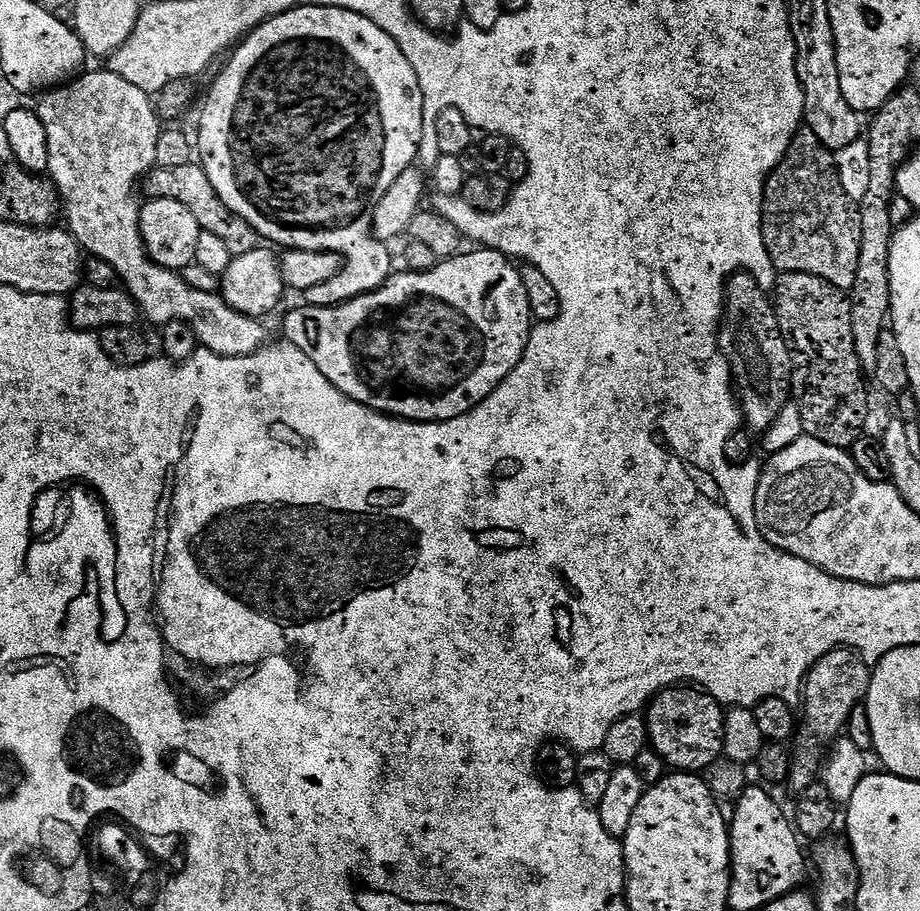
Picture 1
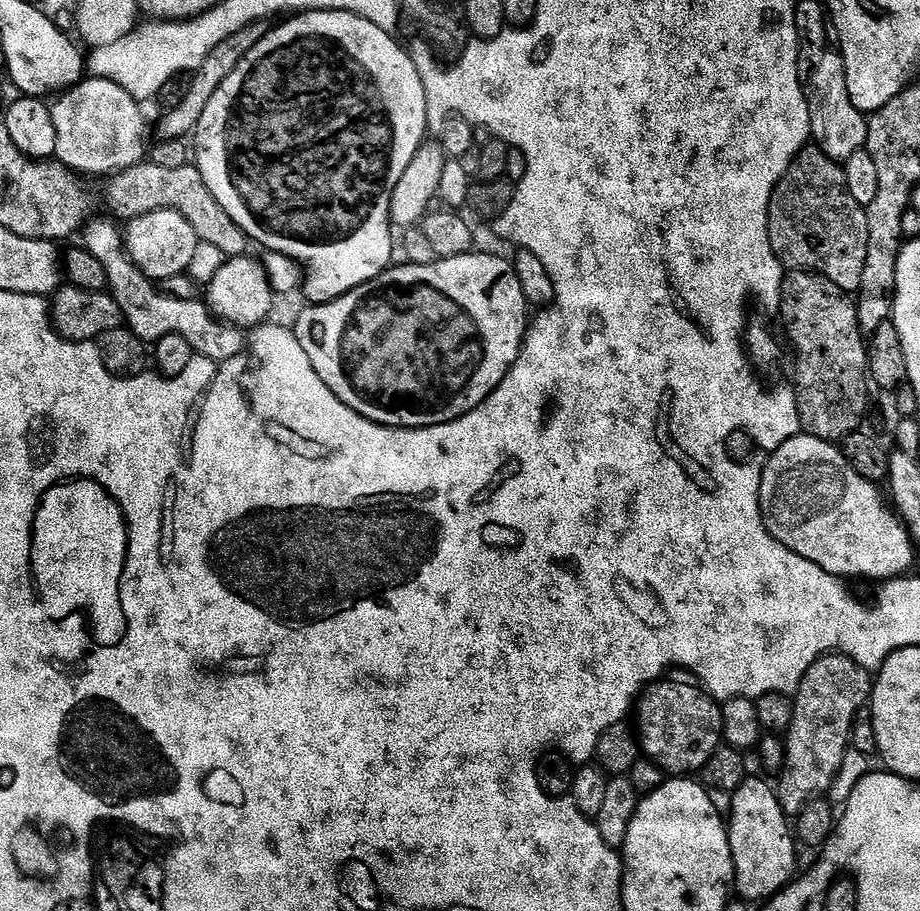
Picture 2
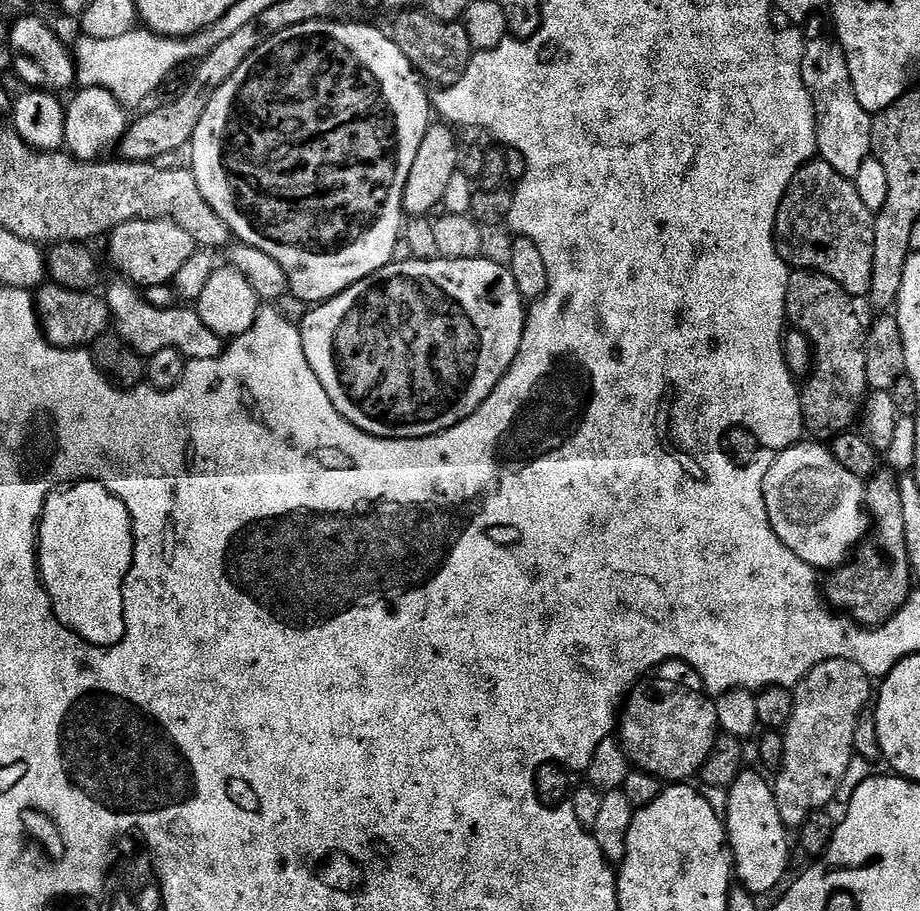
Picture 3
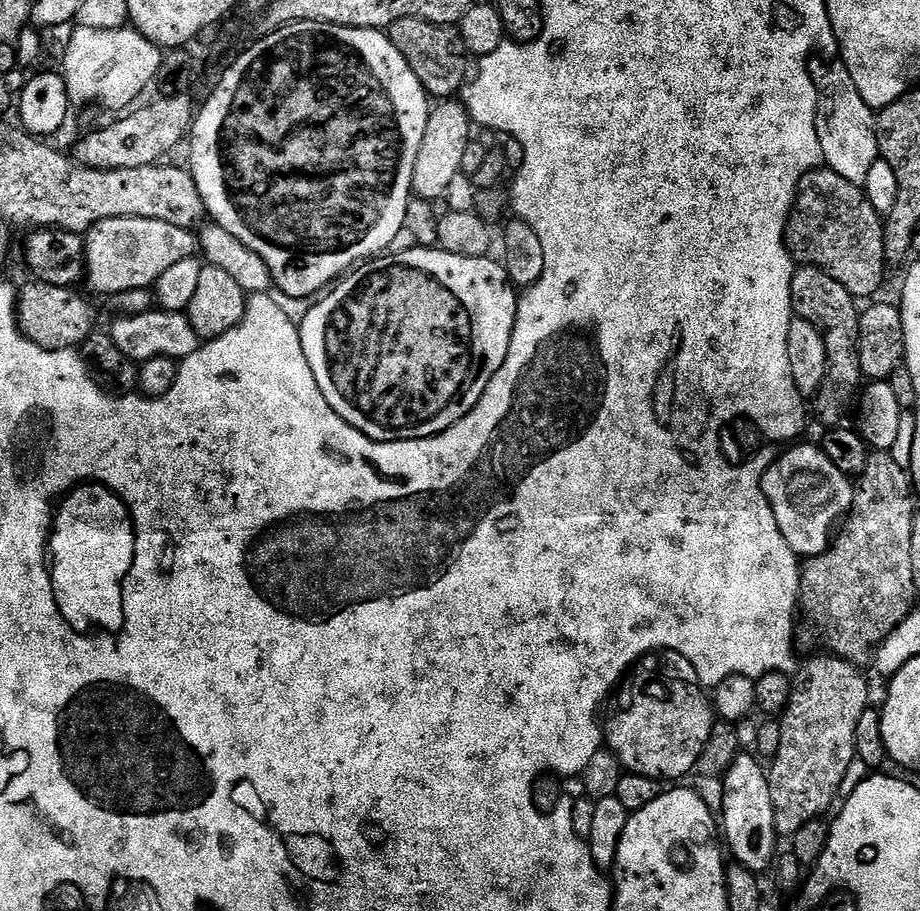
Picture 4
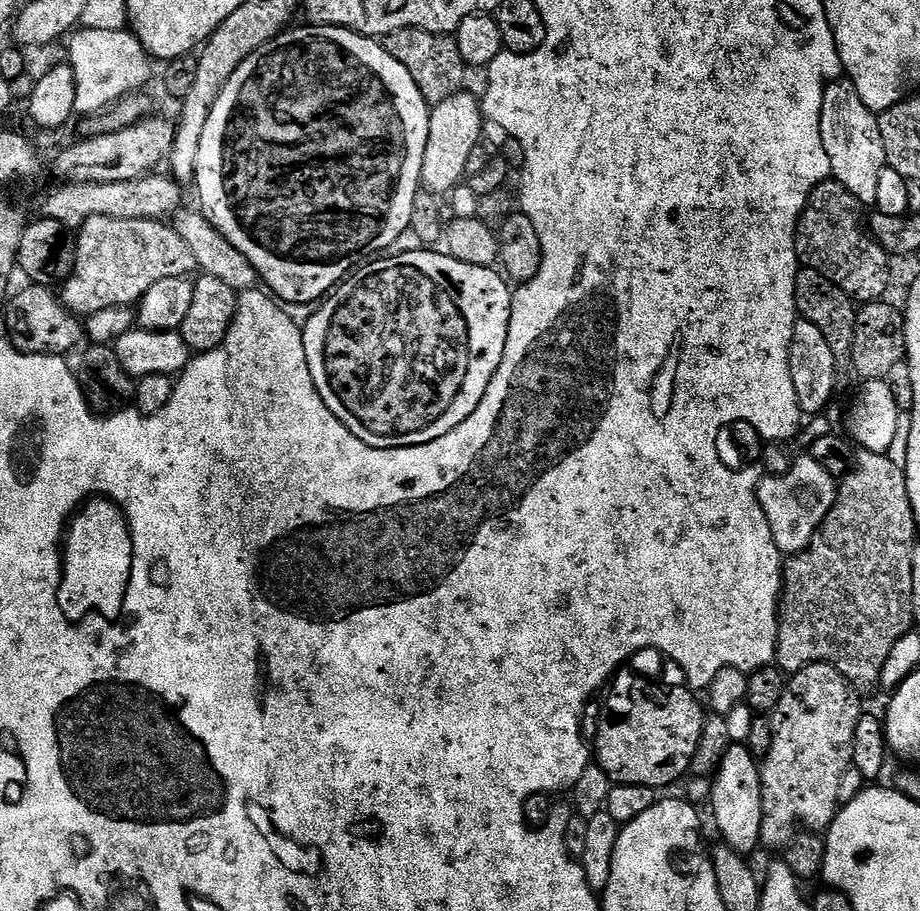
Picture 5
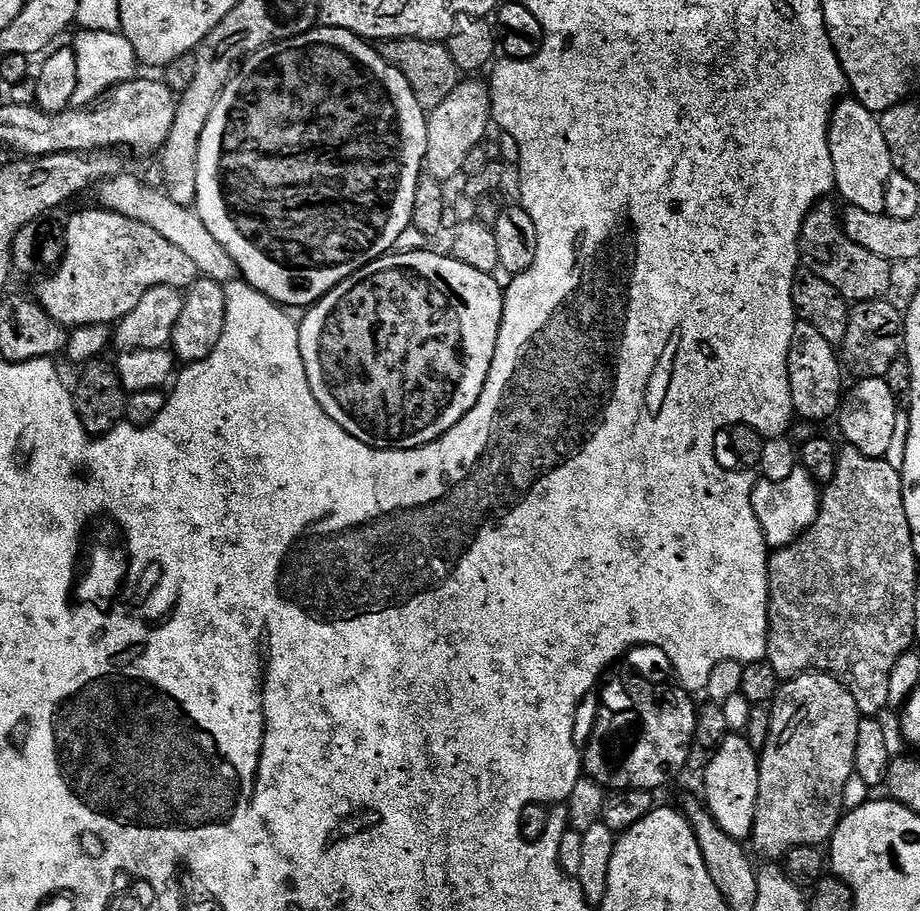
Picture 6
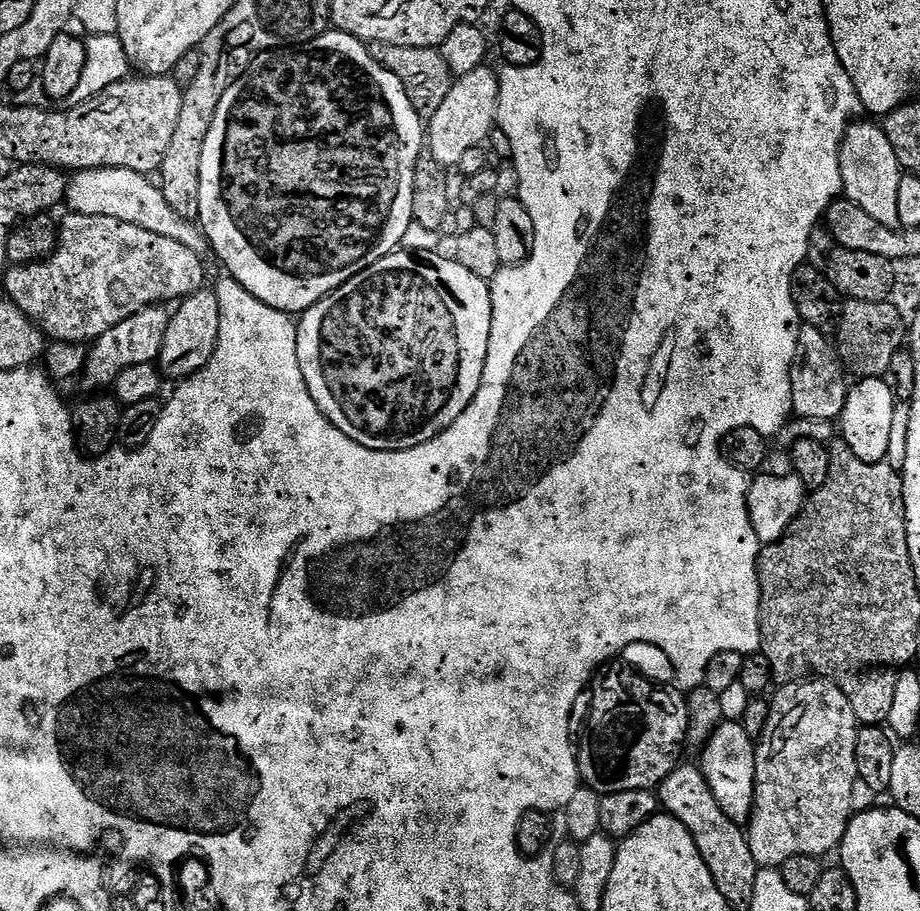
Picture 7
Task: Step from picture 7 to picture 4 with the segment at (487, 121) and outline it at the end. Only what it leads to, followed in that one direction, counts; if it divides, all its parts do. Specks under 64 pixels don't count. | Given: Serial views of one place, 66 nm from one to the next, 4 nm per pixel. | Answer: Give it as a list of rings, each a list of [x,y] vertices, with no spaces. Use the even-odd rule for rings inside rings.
[[[440,102],[437,104],[440,105],[437,108],[435,105],[428,113],[426,134],[418,150],[418,162],[414,162],[412,190],[424,202],[443,201],[447,197],[451,182],[460,175],[462,154],[466,154],[466,146],[473,139],[474,125],[463,103]]]

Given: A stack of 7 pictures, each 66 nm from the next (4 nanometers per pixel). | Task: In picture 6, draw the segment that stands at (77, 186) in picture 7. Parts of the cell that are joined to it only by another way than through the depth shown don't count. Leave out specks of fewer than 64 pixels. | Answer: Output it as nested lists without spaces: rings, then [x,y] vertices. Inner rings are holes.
[[[121,174],[112,180],[105,180],[99,185],[98,192],[100,192],[98,204],[101,209],[117,212],[120,216],[150,226],[150,230],[162,234],[166,242],[178,246],[178,250],[182,250],[182,254],[186,254],[186,258],[194,262],[197,273],[203,279],[213,280],[222,285],[237,279],[238,273],[234,258],[230,258],[230,254],[226,254],[226,248],[219,245],[218,238],[214,238],[210,230],[206,230],[206,222],[202,222],[200,215],[192,208],[170,202],[168,195],[159,187],[151,188],[150,185],[143,184],[136,176]]]

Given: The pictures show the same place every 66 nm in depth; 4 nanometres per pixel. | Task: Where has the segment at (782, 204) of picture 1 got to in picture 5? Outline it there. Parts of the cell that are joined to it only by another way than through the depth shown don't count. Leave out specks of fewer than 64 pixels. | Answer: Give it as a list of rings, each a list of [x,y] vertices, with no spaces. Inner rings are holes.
[[[831,178],[823,180],[810,194],[808,205],[800,216],[796,227],[796,252],[803,267],[818,270],[818,274],[830,278],[830,282],[838,285],[853,302],[880,302],[887,297],[884,295],[892,284],[893,261],[890,259],[890,253],[866,231],[862,216],[860,220],[860,212],[862,205],[856,201],[854,194],[850,194],[850,190],[846,190],[846,186]]]

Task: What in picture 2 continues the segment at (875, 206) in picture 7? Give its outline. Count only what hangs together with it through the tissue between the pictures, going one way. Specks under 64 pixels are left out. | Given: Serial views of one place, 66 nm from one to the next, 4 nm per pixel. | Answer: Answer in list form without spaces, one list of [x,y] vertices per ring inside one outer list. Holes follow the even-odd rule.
[[[823,3],[816,4],[809,10],[808,16],[804,10],[797,11],[796,25],[800,31],[800,53],[798,54],[798,74],[804,85],[804,94],[808,97],[808,109],[810,110],[810,118],[812,119],[812,140],[815,147],[823,150],[831,160],[837,162],[846,162],[858,151],[861,151],[868,143],[868,116],[865,113],[859,112],[854,106],[854,102],[850,102],[850,90],[846,90],[846,66],[842,58],[842,50],[840,49],[840,39],[838,38],[838,30],[832,25],[832,17],[828,15]]]

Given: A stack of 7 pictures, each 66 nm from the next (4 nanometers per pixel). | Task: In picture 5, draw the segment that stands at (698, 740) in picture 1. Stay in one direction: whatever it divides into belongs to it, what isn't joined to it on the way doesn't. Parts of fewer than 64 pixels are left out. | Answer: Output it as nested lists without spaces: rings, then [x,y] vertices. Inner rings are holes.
[[[617,671],[610,681],[612,693],[608,696],[608,709],[600,720],[600,729],[594,740],[594,760],[612,780],[613,784],[633,784],[634,786],[650,786],[663,790],[667,784],[689,775],[694,750],[698,750],[698,738],[702,738],[706,708],[696,701],[697,693],[687,687],[663,688],[636,672]]]

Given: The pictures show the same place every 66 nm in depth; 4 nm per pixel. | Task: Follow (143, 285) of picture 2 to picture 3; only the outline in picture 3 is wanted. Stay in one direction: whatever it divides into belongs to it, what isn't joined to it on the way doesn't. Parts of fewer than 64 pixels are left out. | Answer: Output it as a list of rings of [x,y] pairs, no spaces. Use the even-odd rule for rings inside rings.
[[[116,278],[109,286],[106,299],[108,308],[112,311],[112,324],[116,335],[121,336],[134,351],[145,358],[158,354],[158,350],[173,348],[188,360],[209,360],[218,358],[226,347],[222,337],[214,334],[214,330],[210,330],[210,326],[206,326],[206,322],[202,322],[202,318],[198,318],[198,314],[191,307],[156,309],[137,285],[123,278]]]

